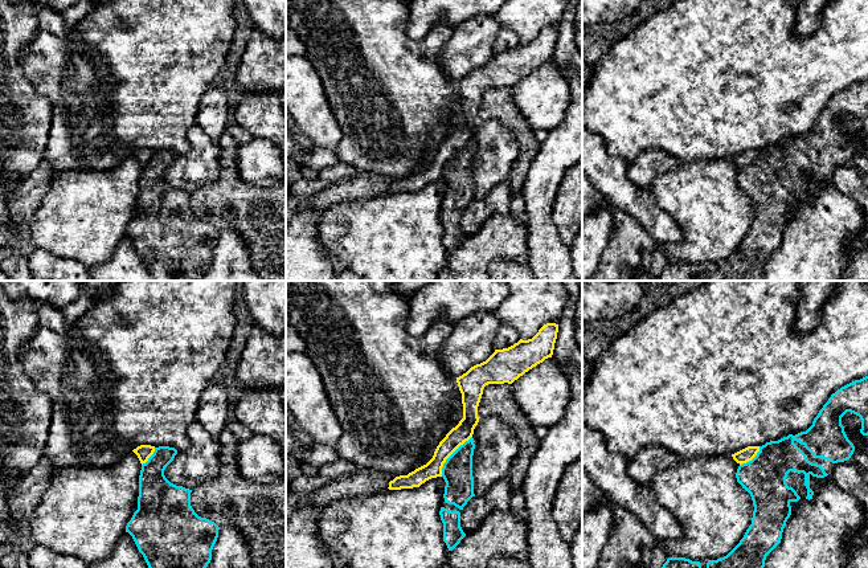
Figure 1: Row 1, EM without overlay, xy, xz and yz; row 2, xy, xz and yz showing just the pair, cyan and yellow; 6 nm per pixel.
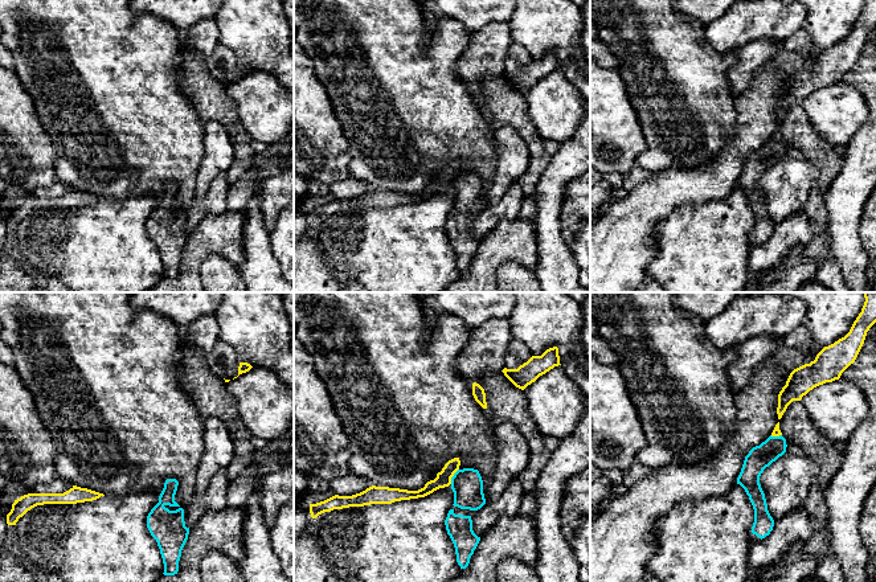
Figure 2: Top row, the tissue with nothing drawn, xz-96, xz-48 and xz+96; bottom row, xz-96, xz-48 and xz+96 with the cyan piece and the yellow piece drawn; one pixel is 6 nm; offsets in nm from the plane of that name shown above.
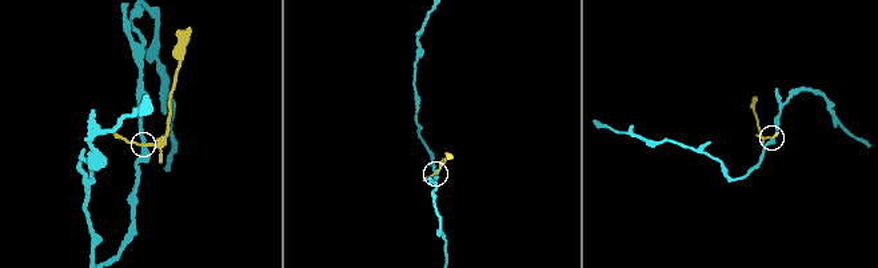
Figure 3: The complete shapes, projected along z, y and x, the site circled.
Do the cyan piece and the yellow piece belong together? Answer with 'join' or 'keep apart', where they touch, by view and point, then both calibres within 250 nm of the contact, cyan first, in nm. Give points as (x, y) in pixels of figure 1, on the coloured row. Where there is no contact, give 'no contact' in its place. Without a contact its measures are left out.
keep apart; contact xz (450, 456); calibres 190 and 110 nm

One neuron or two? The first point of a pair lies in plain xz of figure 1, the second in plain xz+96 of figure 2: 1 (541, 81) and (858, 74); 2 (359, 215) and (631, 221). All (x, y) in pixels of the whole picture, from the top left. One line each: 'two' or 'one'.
1: two
2: two

